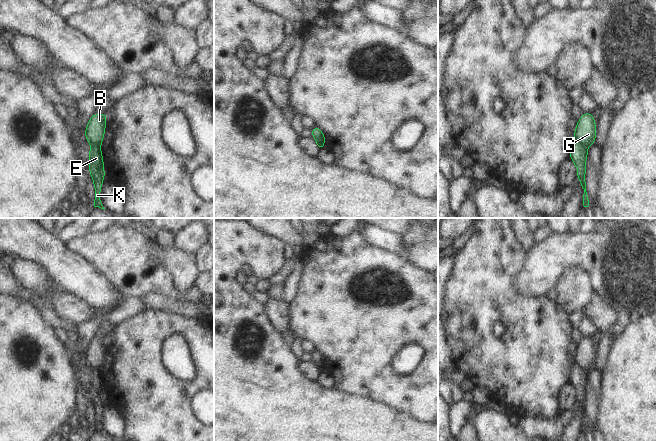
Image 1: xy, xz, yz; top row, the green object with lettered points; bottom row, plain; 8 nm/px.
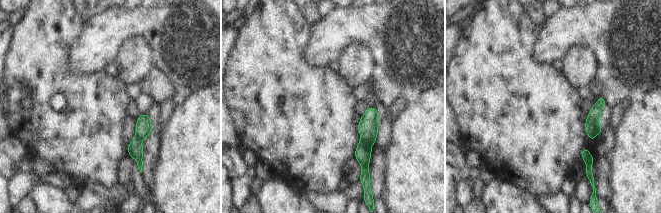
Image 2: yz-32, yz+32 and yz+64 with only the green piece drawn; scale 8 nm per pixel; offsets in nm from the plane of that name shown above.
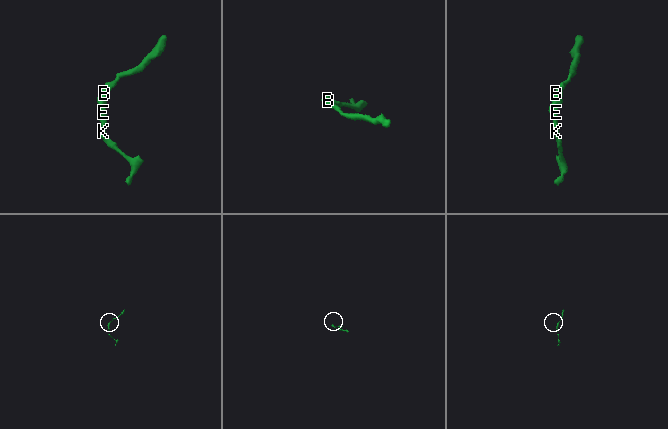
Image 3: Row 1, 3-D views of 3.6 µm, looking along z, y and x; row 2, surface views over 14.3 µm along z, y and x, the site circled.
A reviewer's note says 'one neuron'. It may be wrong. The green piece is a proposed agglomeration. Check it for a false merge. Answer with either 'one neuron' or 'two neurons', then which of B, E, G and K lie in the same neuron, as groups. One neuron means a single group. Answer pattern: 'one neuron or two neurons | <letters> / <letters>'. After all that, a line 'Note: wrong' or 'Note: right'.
two neurons | B G / E K
Note: wrong

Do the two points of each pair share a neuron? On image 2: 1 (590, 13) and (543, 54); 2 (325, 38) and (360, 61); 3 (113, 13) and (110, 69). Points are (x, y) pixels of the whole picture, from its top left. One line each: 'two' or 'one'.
1: one
2: two
3: two

